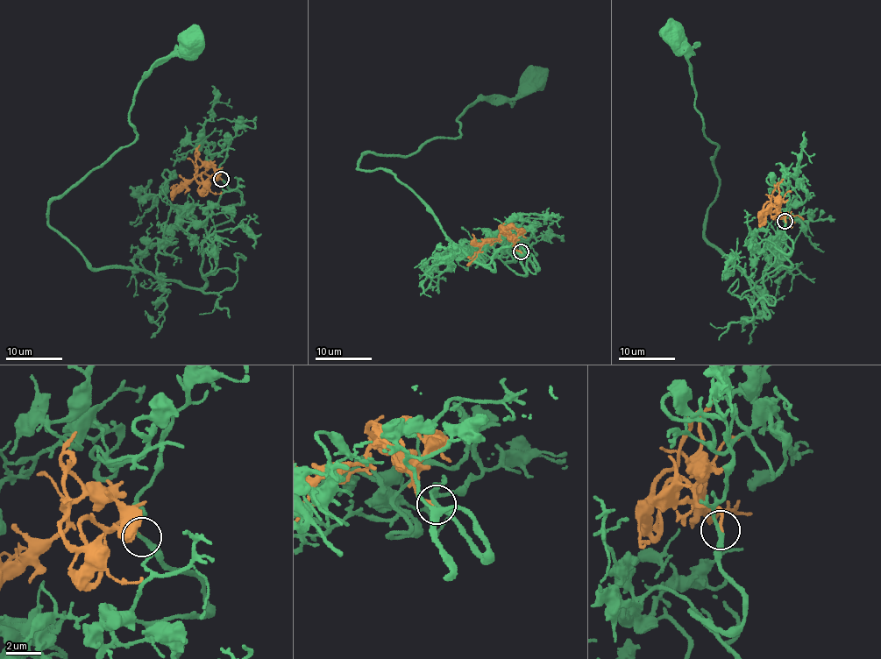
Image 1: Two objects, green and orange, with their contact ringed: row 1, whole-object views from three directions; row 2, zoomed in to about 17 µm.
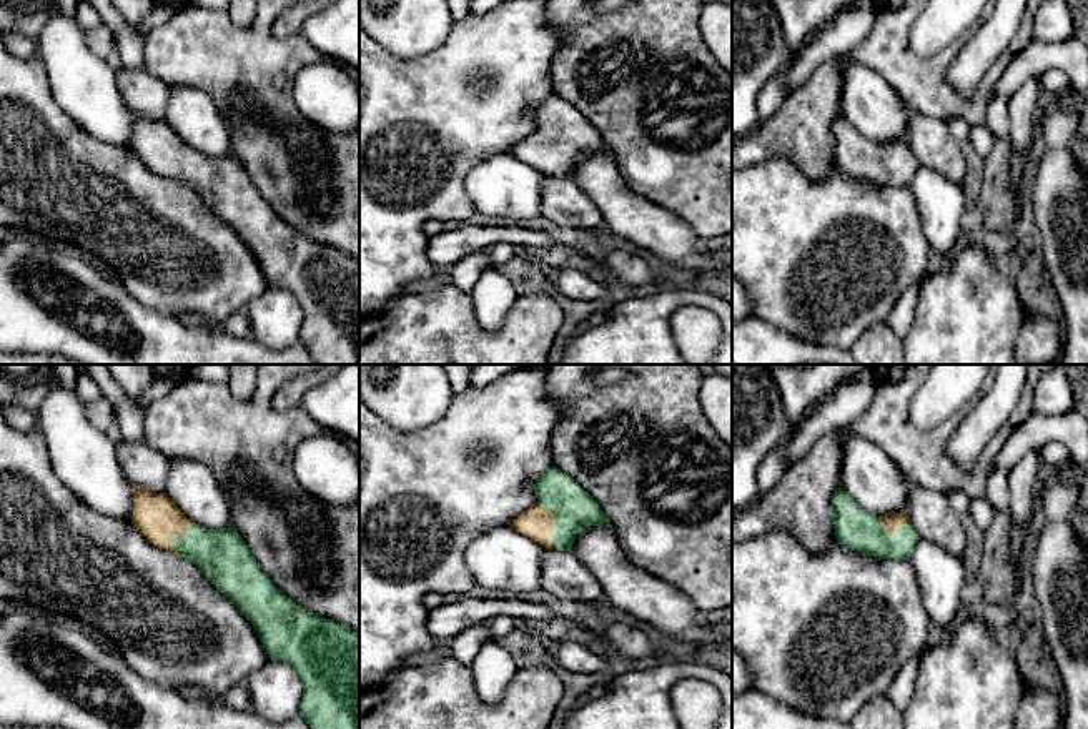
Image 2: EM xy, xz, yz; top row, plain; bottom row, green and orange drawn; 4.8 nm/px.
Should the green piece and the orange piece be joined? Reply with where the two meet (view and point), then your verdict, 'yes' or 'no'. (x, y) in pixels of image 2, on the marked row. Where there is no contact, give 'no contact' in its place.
meets green in xz at (556, 525); yes

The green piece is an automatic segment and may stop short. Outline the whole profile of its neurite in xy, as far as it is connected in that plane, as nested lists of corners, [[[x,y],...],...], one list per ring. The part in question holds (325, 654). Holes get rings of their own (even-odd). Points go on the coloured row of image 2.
[[[133,484],[131,524],[158,549],[170,551],[200,568],[208,581],[228,596],[241,614],[253,624],[268,657],[283,661],[294,667],[303,684],[299,714],[311,729],[359,729],[359,634],[333,619],[304,611],[281,589],[251,556],[246,543],[233,528],[208,529],[190,521],[180,508],[166,496],[155,494]]]

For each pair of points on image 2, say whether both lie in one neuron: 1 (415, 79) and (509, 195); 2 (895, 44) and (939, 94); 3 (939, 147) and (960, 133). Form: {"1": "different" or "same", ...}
{"1": "different", "2": "same", "3": "different"}

